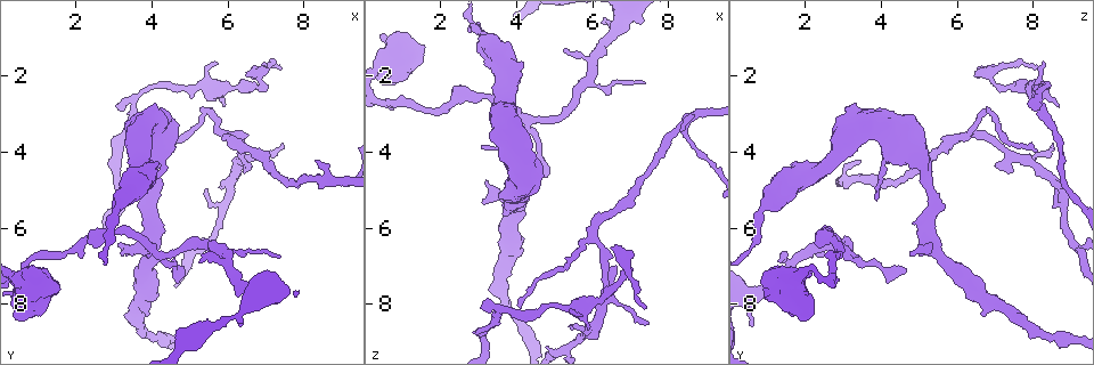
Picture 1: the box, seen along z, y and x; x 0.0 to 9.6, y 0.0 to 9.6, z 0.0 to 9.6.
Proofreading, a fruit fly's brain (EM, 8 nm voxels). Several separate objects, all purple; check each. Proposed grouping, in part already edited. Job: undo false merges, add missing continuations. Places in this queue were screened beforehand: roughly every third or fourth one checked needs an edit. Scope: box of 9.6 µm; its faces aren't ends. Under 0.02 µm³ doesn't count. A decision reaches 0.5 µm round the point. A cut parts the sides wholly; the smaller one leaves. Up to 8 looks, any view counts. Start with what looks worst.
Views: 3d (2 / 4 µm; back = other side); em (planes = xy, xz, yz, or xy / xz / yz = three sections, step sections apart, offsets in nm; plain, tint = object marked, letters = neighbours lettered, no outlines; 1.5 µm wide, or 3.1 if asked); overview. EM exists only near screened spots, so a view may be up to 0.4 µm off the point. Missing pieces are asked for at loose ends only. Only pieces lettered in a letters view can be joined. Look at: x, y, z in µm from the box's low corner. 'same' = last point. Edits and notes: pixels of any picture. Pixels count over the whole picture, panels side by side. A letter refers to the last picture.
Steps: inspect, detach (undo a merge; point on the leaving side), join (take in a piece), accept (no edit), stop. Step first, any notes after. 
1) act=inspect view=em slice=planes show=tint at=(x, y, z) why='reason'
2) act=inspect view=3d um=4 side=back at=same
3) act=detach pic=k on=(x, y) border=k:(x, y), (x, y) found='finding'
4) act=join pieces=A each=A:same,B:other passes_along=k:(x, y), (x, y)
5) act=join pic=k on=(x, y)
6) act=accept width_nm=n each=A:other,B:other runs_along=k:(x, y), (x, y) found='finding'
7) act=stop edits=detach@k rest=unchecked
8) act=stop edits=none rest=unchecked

act=inspect view=3d um=2 at=(5.85, 2.85, 8.70)

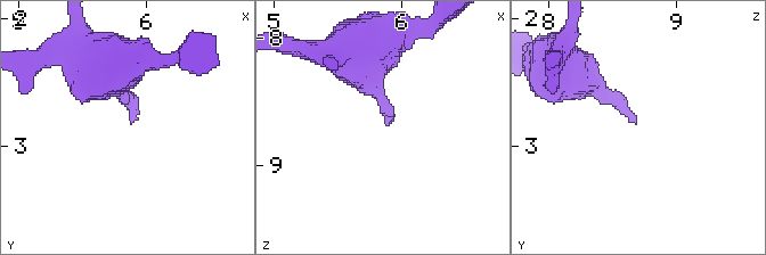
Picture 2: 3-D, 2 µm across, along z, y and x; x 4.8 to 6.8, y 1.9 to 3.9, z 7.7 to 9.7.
act=inspect view=em slice=planes show=letters at=(5.88, 2.80, 8.66) why='now the EM'

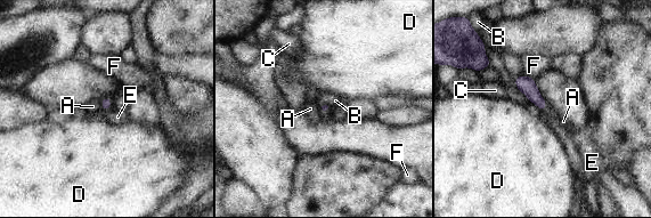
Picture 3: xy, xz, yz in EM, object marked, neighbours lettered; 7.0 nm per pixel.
act=join pieces=E each=A:other,B:other,C:other,D:other,E:same,F:other passes_along=3:(106, 102), (102, 104), (112, 116) found='the neuron continues'

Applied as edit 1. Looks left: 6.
act=inspect view=overview why='see it whole again'

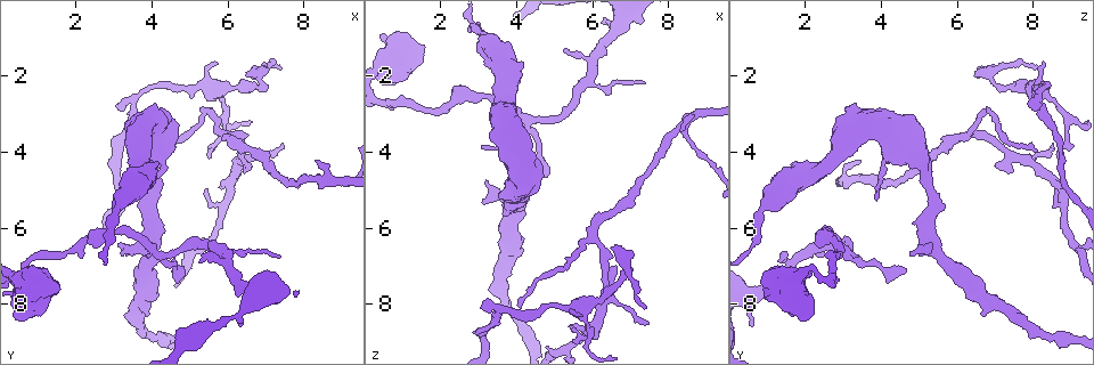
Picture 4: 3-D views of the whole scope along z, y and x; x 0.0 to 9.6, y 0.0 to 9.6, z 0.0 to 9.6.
act=inspect view=3d um=2 at=(3.00, 2.80, 8.10) why='free end'

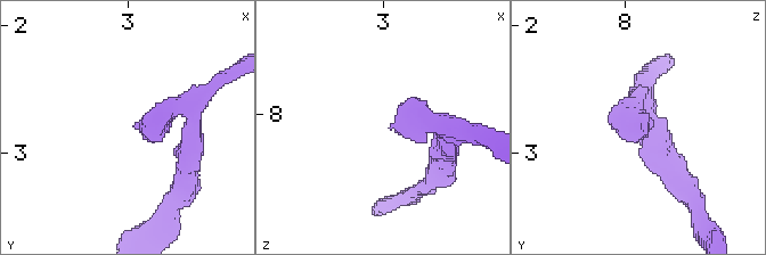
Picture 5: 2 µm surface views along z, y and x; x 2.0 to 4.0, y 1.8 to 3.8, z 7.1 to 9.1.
act=inspect view=em slice=planes show=letters at=(3.04, 2.78, 8.08) why='now the EM'

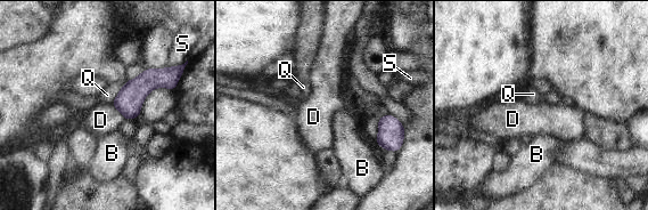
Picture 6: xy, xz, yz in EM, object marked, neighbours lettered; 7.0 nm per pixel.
act=accept longest_contact=Q:200nm each=B:other,D:other,Q:other,S:other border=6:(126, 81), (112, 104) found='none of them fits'

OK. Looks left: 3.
act=inspect view=3d um=4 at=(5.45, 2.90, 6.75)

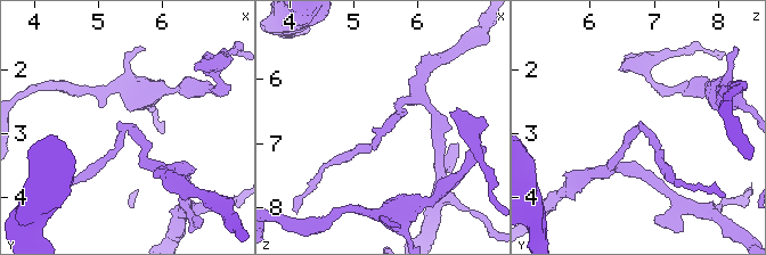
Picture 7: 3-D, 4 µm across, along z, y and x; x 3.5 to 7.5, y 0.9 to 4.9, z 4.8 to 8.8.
act=inspect view=em slice=planes show=tint at=(5.50, 2.95, 6.80)

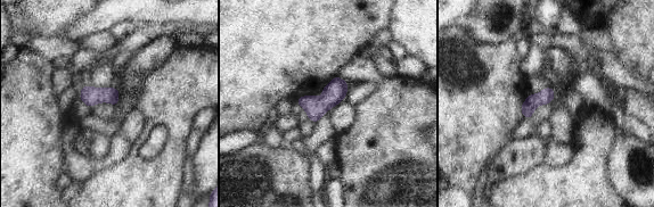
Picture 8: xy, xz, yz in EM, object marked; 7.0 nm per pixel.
act=inspect view=em slice=planes show=letters at=same why='what lies round it'

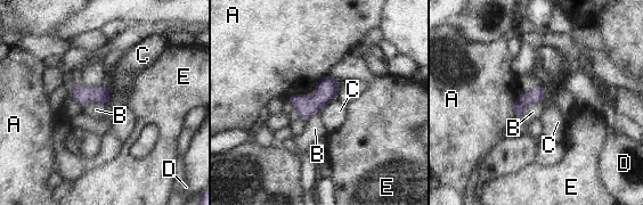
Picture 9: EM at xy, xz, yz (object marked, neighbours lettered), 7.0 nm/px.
act=accept width_nm=110 longest_contact=A:190nm each=A:other,B:other,C:other,D:other,E:other found='one neuron here'

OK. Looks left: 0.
act=stop edits=join@3 rest=unchecked

